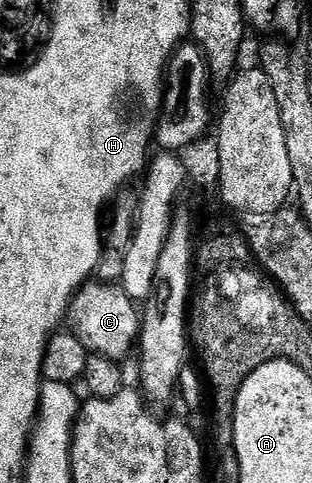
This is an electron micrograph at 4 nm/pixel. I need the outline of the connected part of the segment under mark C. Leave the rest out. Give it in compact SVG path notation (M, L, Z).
M90 281L84 283L73 295L73 299L69 303L67 331L73 334L89 353L102 355L114 361L124 360L124 355L132 347L134 350L135 344L139 339L140 330L141 315L139 314L138 304L125 292L124 287L118 285L116 282Z

